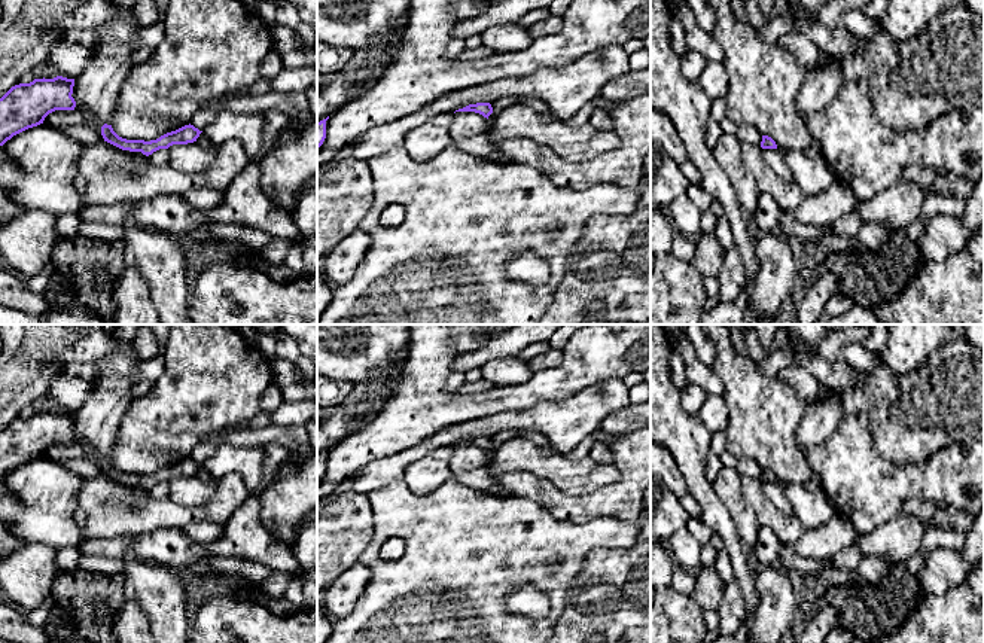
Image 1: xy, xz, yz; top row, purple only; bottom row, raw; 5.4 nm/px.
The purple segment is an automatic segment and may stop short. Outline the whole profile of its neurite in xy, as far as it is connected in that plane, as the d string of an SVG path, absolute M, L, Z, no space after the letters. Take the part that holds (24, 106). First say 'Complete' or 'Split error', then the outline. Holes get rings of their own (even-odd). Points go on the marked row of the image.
Complete. M63 76L12 86L0 98L0 146L55 110L74 110L73 86L74 79Z

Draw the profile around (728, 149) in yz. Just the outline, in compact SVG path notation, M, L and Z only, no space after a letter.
M722 134L713 153L729 177L741 210L750 217L756 211L761 193L758 192L753 176L744 167L741 158L741 141L735 135Z

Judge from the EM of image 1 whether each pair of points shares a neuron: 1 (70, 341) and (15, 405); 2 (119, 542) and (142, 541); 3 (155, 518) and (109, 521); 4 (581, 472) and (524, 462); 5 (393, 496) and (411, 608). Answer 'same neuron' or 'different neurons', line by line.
1: same neuron
2: same neuron
3: same neuron
4: same neuron
5: same neuron

